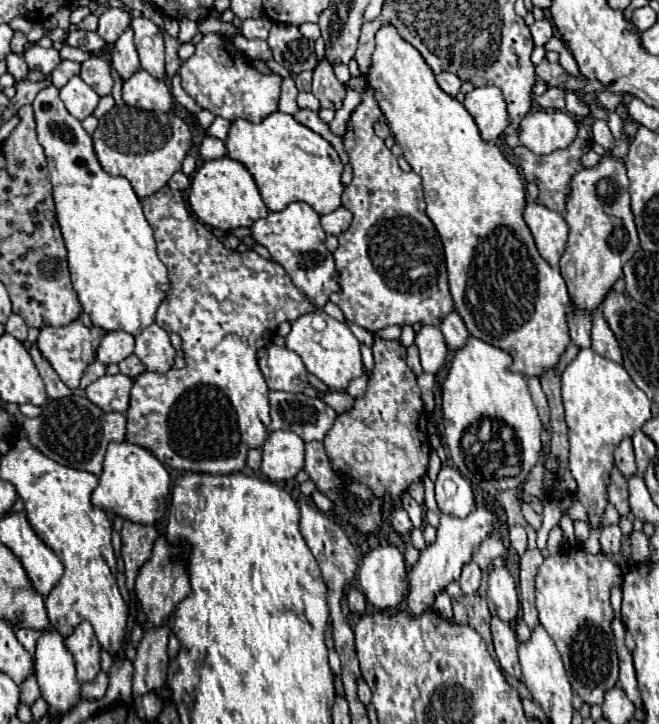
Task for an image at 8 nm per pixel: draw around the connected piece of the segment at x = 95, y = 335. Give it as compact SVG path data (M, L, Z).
M74 321L66 327L42 327L40 329L40 337L38 337L38 349L42 353L42 357L52 365L52 369L58 373L58 377L72 389L76 389L80 385L80 377L84 373L84 369L96 361L96 349L102 341L102 337L106 335L104 329L100 327L84 327L80 321Z

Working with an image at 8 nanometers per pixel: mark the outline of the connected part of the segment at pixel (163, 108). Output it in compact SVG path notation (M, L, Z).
M140 69L130 79L124 81L122 99L126 105L146 109L146 111L170 113L174 109L174 97L170 87L164 81L154 79L144 69Z

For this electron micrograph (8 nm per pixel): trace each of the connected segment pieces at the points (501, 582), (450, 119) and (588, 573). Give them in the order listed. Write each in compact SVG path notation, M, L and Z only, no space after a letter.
M496 567L488 577L488 599L496 607L498 617L504 623L514 625L520 615L520 599L516 591L516 583L506 567Z
M392 25L382 27L376 33L376 51L372 55L372 67L366 79L376 89L380 109L394 133L396 143L402 147L406 161L422 179L424 199L428 203L426 215L432 219L442 239L450 293L470 335L510 353L514 359L510 369L514 373L524 377L540 377L542 373L554 369L570 343L566 321L570 295L560 269L552 267L540 257L534 237L522 219L526 193L518 169L506 161L494 143L482 141L480 131L466 107L438 87L434 73L422 55L410 43L406 43Z
M568 547L548 555L534 579L536 609L542 627L554 639L562 655L572 689L588 705L600 705L604 693L618 681L618 653L612 635L610 589L622 583L622 571L604 553L588 553L582 547Z

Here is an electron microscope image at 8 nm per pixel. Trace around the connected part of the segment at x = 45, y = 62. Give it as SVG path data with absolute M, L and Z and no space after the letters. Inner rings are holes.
M38 45L30 47L30 49L24 53L24 59L26 59L26 63L28 63L30 69L38 69L38 71L42 71L44 75L50 75L50 73L54 71L54 67L62 61L60 55L58 55L58 51L56 51L54 47L44 49L44 47L38 47Z

